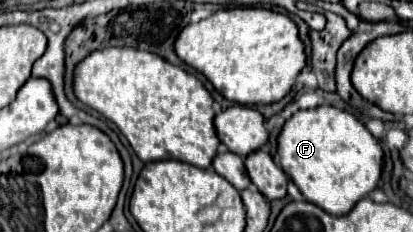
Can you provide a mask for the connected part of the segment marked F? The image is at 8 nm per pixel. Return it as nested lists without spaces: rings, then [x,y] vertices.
[[[330,105],[296,111],[282,125],[276,141],[282,171],[292,179],[306,201],[318,205],[326,213],[346,215],[380,179],[382,147],[348,111]]]

